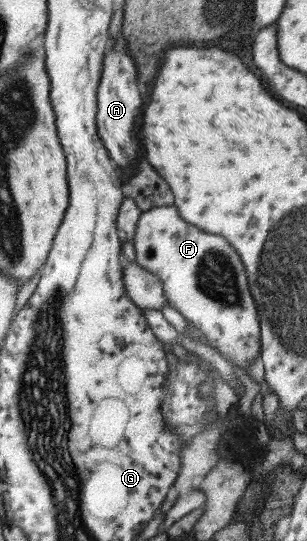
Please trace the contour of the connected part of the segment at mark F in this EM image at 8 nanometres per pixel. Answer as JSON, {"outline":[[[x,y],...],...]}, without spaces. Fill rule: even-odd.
{"outline":[[[172,204],[150,208],[140,213],[134,229],[132,245],[136,264],[160,280],[169,306],[176,309],[188,323],[196,327],[208,340],[206,341],[208,345],[220,356],[228,362],[232,361],[246,373],[248,363],[254,357],[260,356],[260,332],[245,270],[231,244],[220,235],[204,232],[182,220]]]}

